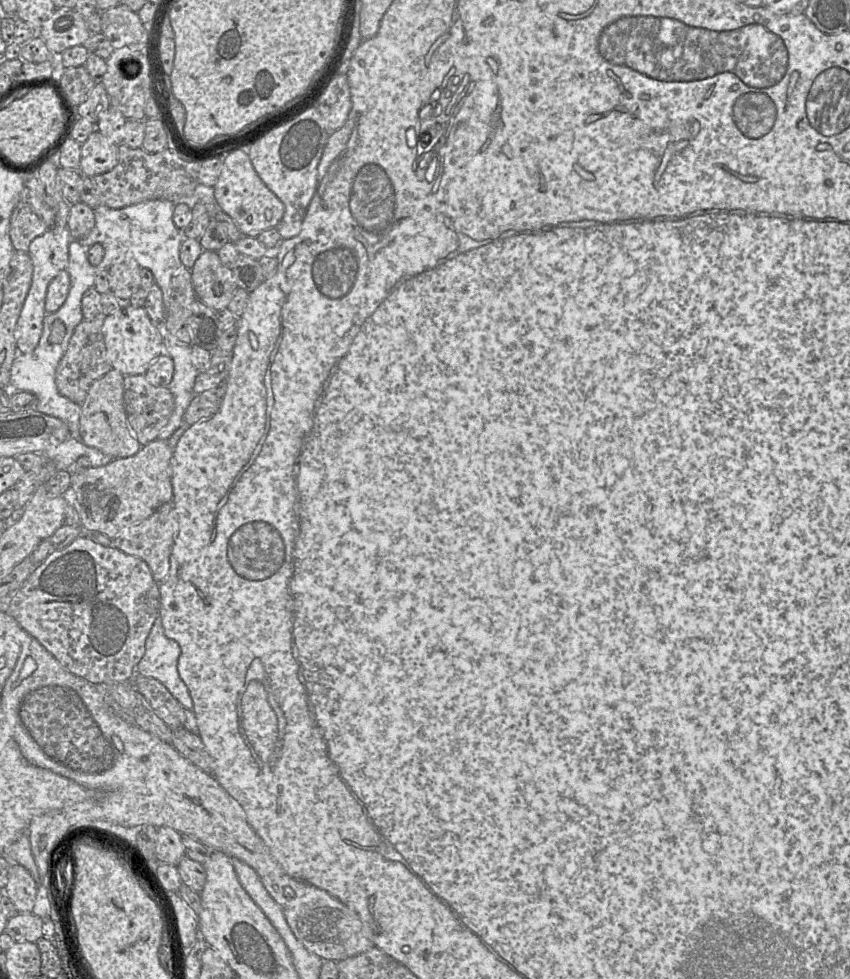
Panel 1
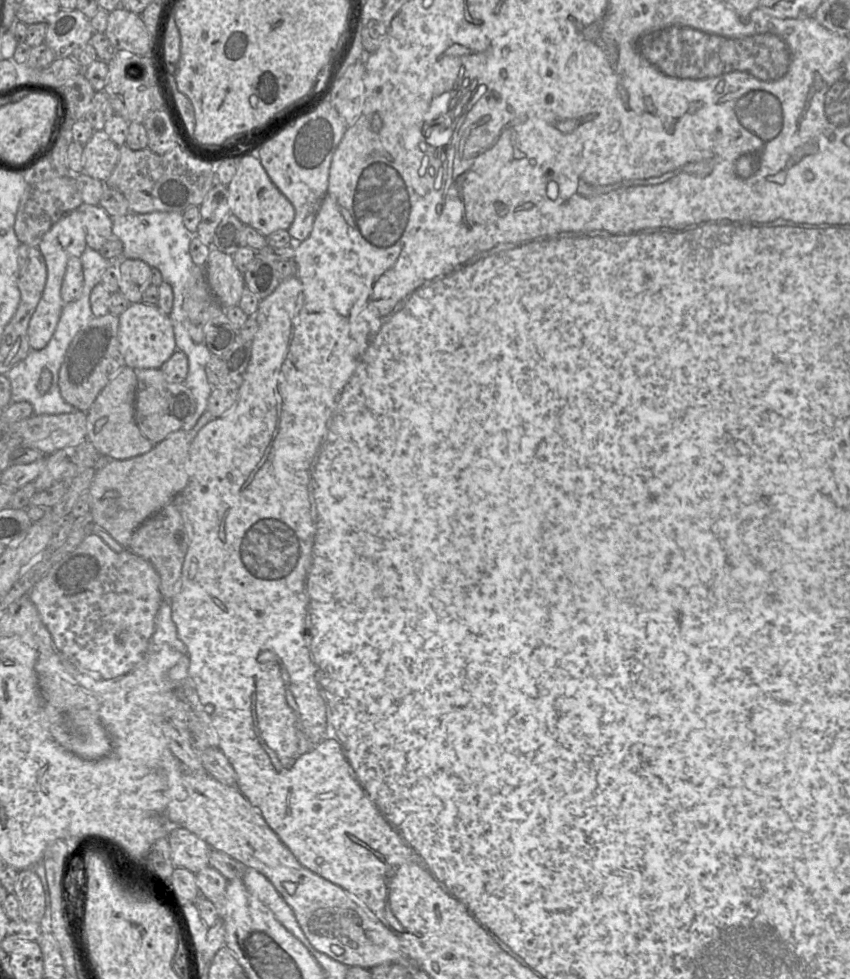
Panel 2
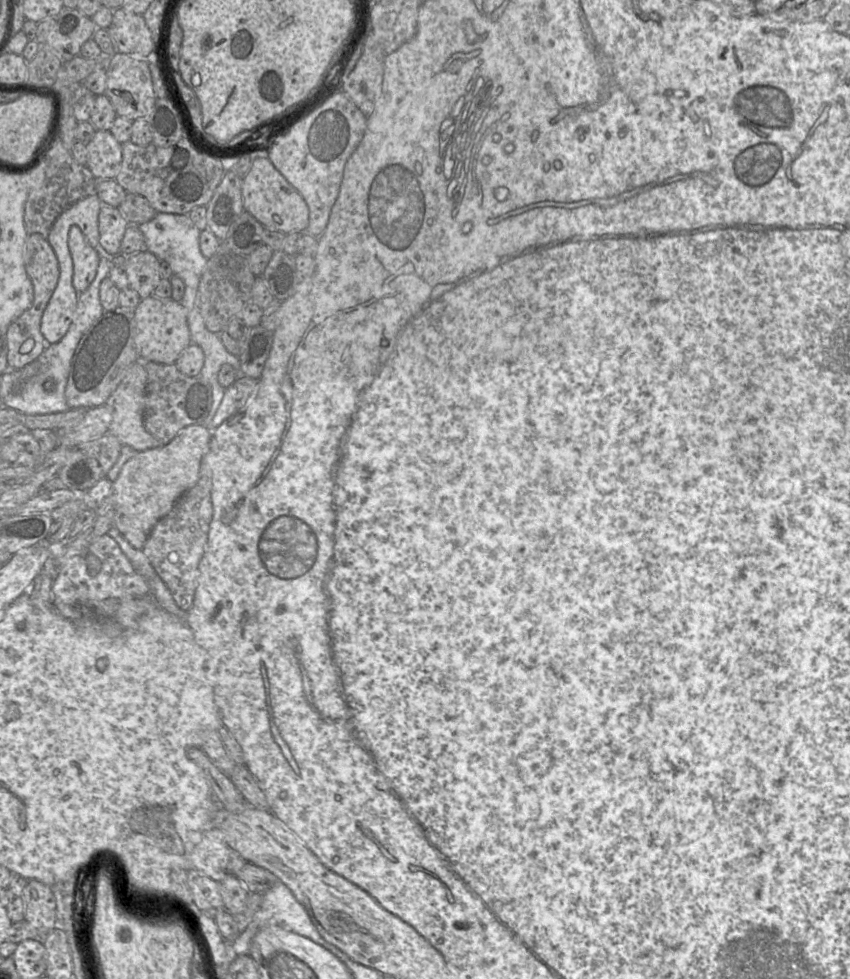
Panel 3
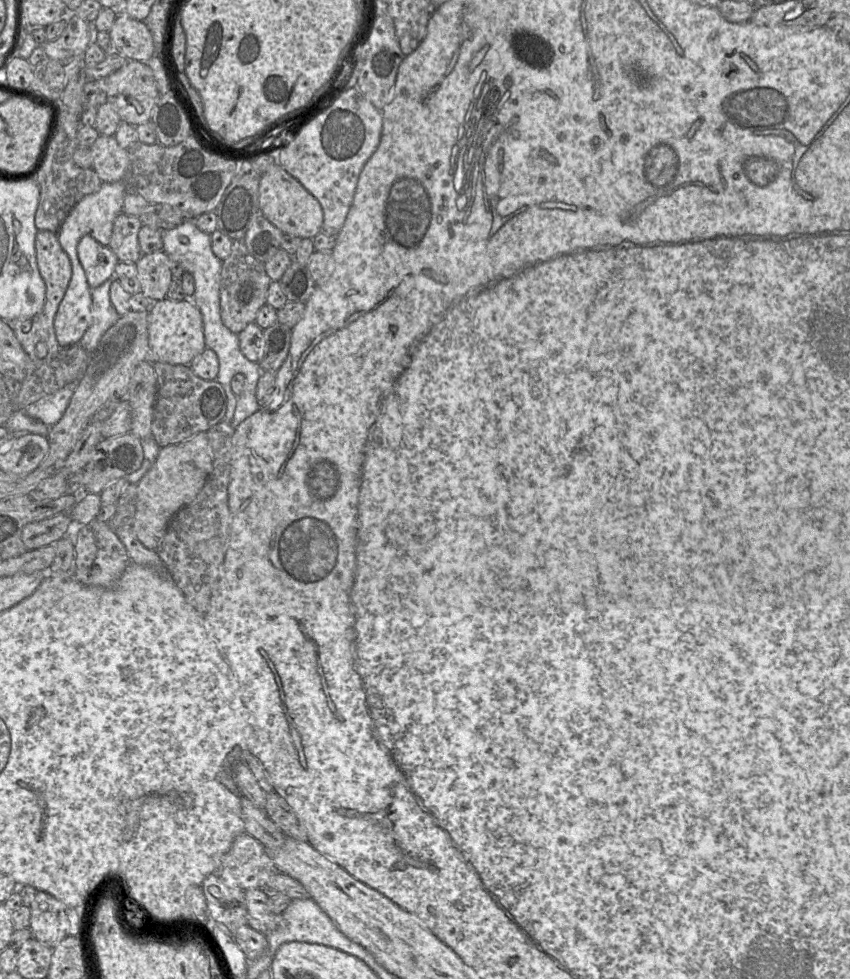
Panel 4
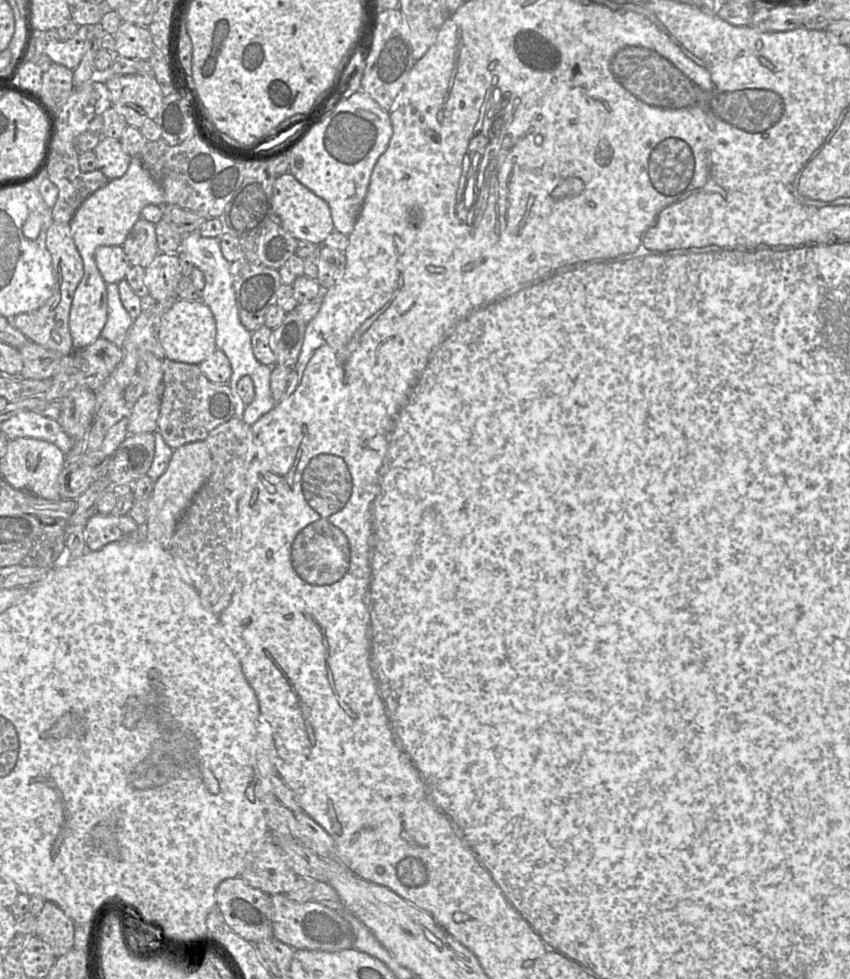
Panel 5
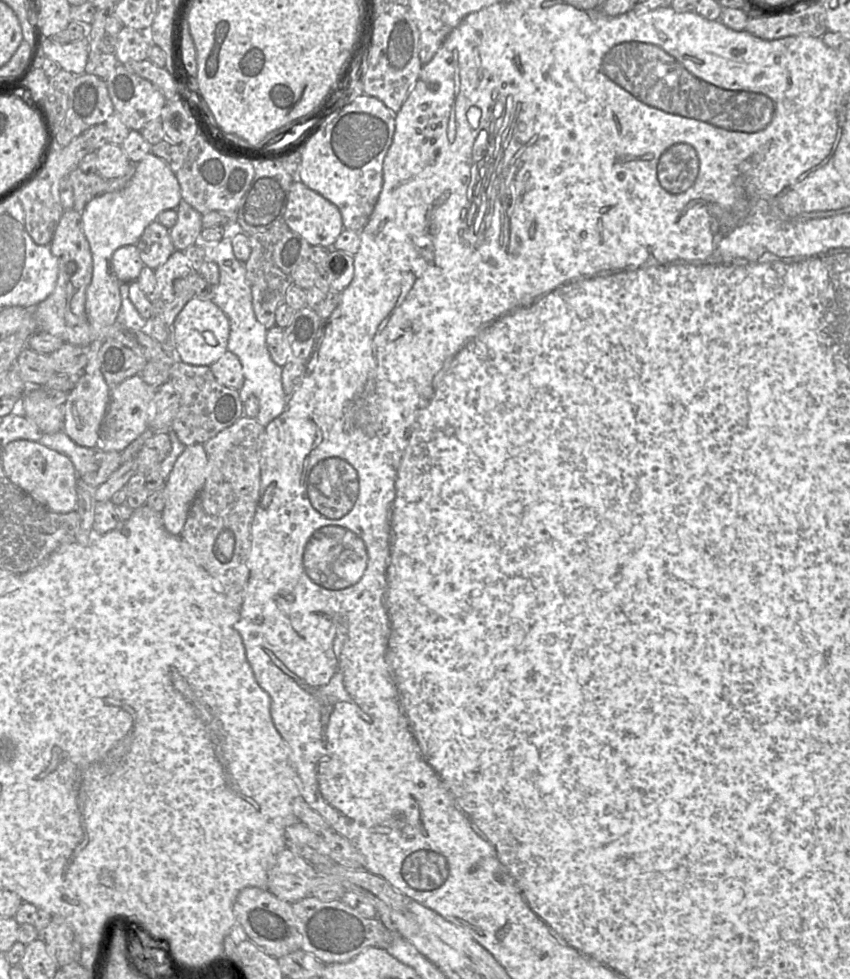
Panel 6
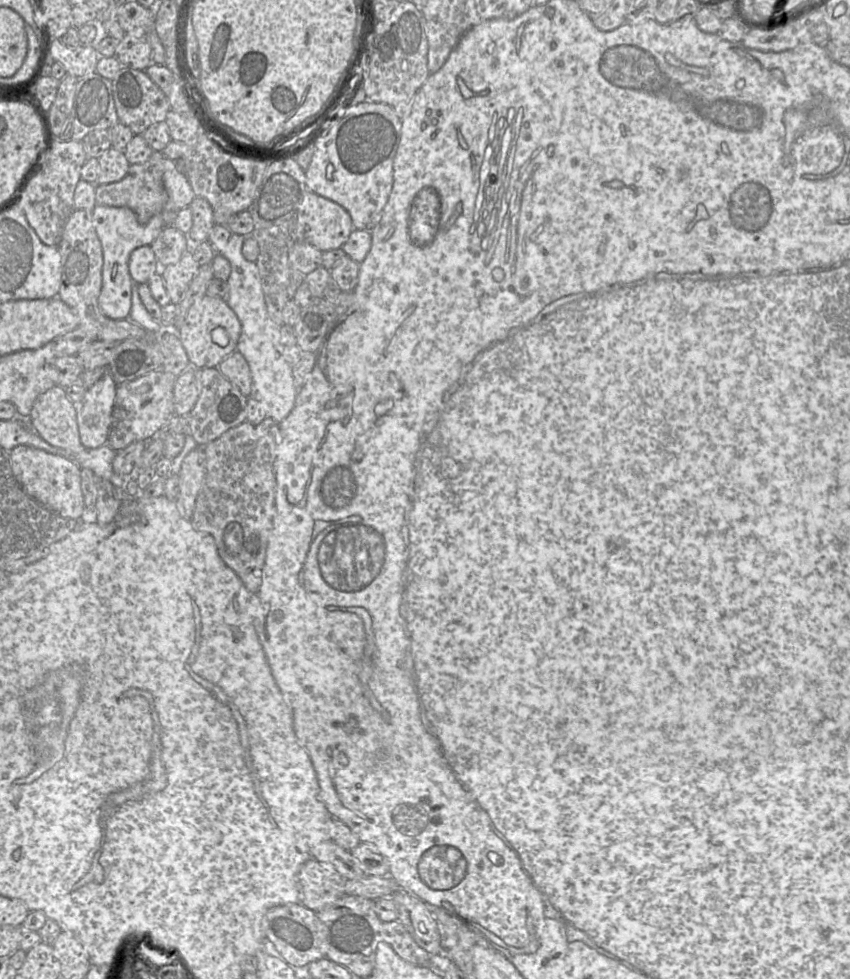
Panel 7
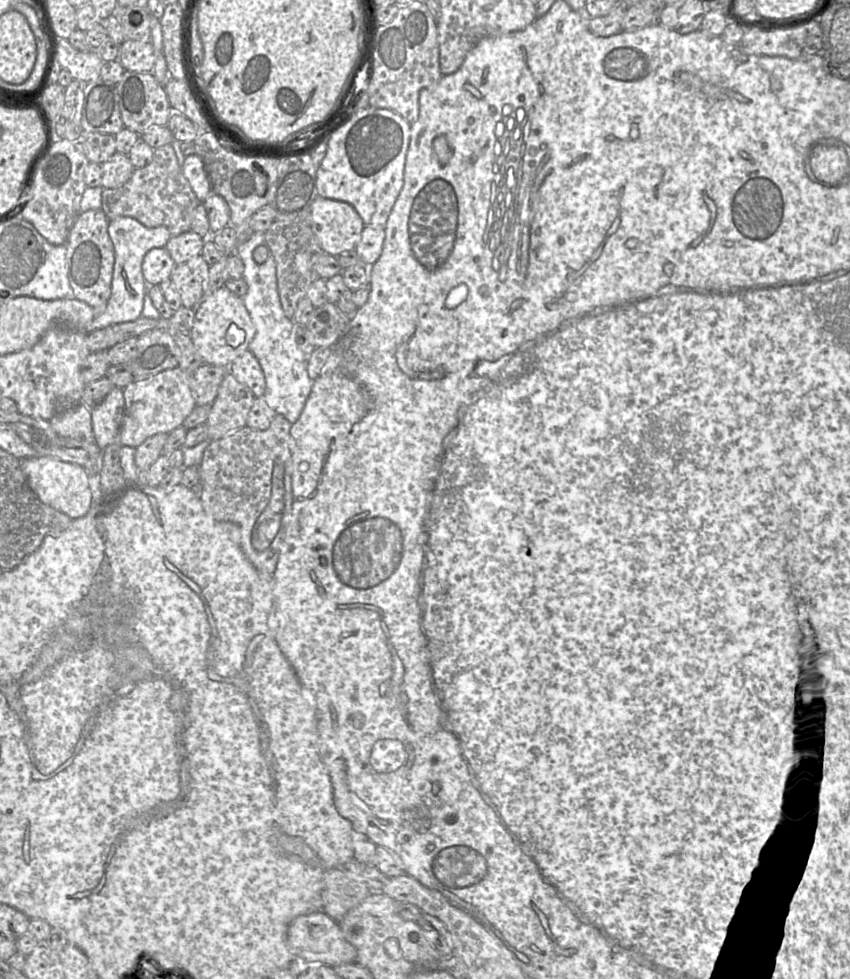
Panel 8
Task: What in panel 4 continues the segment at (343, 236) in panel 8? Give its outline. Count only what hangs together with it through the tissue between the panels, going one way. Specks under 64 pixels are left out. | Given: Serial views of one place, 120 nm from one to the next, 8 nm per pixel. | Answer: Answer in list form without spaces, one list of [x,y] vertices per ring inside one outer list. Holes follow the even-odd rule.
[[[275,164],[262,174],[258,194],[262,215],[283,234],[313,238],[322,231],[323,209],[319,201],[281,165]]]

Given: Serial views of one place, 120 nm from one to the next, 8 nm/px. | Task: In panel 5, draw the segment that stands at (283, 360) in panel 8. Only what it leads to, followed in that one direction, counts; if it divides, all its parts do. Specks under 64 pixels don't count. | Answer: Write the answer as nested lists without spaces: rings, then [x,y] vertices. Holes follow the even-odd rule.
[[[199,231],[184,235],[179,246],[179,253],[185,253],[193,265],[200,269],[205,276],[201,301],[210,308],[216,321],[216,347],[225,353],[231,364],[232,374],[228,385],[232,395],[238,394],[237,383],[241,377],[249,376],[253,381],[254,399],[245,406],[242,417],[246,424],[252,425],[276,405],[270,388],[272,367],[263,365],[256,359],[251,345],[252,332],[248,331],[240,321],[230,274],[231,263],[224,258],[221,252],[219,238],[204,237],[199,234]]]

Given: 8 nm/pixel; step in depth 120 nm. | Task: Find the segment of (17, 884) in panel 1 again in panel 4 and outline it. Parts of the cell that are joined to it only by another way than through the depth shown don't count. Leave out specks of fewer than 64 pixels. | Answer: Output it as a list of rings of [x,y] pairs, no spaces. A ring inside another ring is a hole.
[[[38,890],[29,905],[33,937],[53,949],[68,935],[67,906],[51,894]]]

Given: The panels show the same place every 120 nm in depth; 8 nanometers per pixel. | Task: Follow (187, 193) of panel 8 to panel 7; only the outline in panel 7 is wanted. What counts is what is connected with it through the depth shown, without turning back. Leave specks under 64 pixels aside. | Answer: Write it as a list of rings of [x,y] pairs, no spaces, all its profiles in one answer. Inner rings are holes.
[[[154,151],[146,162],[130,164],[127,174],[120,181],[96,185],[97,205],[130,208],[135,212],[141,224],[148,223],[153,216],[163,211],[168,200],[163,184],[165,158],[167,157],[162,152]]]

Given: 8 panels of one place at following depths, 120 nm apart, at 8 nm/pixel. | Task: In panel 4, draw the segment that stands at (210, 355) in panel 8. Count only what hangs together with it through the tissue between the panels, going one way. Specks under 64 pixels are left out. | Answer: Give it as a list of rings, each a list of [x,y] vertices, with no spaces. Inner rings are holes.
[[[165,298],[156,301],[148,310],[149,345],[157,361],[173,365],[189,365],[206,349],[203,319],[192,300],[173,301]]]

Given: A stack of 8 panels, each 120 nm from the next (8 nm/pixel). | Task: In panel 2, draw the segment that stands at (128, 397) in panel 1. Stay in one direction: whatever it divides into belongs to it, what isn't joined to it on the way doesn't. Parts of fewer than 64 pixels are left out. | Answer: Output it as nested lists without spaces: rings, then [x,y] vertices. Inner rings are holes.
[[[161,369],[136,370],[135,420],[141,433],[154,445],[179,430],[190,430],[207,411],[207,400],[196,398],[183,383],[170,382]]]

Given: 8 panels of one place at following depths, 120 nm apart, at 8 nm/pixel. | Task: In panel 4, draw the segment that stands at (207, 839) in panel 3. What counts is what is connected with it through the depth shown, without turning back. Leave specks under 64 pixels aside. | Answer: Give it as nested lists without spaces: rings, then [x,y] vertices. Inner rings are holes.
[[[241,832],[221,858],[220,867],[216,873],[227,886],[245,891],[265,888],[269,877],[277,871],[263,844],[247,833]]]

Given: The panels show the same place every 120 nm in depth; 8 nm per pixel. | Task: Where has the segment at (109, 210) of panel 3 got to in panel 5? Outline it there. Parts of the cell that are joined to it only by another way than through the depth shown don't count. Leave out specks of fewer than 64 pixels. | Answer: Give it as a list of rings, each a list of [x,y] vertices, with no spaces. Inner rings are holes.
[[[144,218],[135,223],[122,244],[131,265],[146,268],[160,253],[155,230],[155,224]]]

